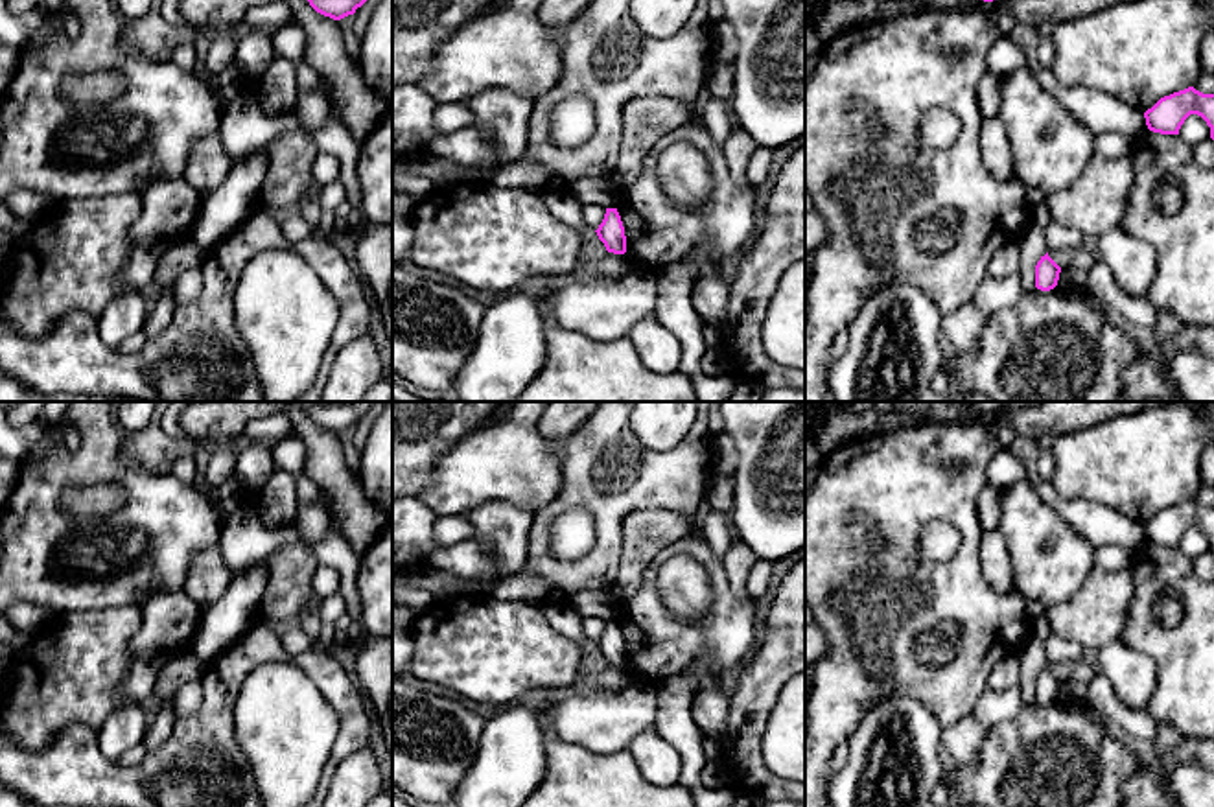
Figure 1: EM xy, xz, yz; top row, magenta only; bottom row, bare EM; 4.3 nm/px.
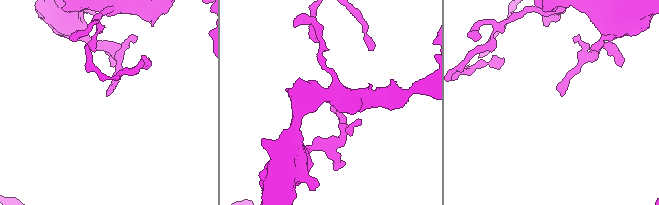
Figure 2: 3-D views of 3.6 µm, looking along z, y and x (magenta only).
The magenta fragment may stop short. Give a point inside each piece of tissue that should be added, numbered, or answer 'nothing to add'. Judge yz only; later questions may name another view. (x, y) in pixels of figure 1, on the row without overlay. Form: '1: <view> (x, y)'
nothing to add

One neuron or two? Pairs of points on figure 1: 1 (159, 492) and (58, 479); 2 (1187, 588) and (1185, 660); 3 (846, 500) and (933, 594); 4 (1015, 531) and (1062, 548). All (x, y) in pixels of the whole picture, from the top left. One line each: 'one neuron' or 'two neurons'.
1: one neuron
2: one neuron
3: one neuron
4: one neuron

